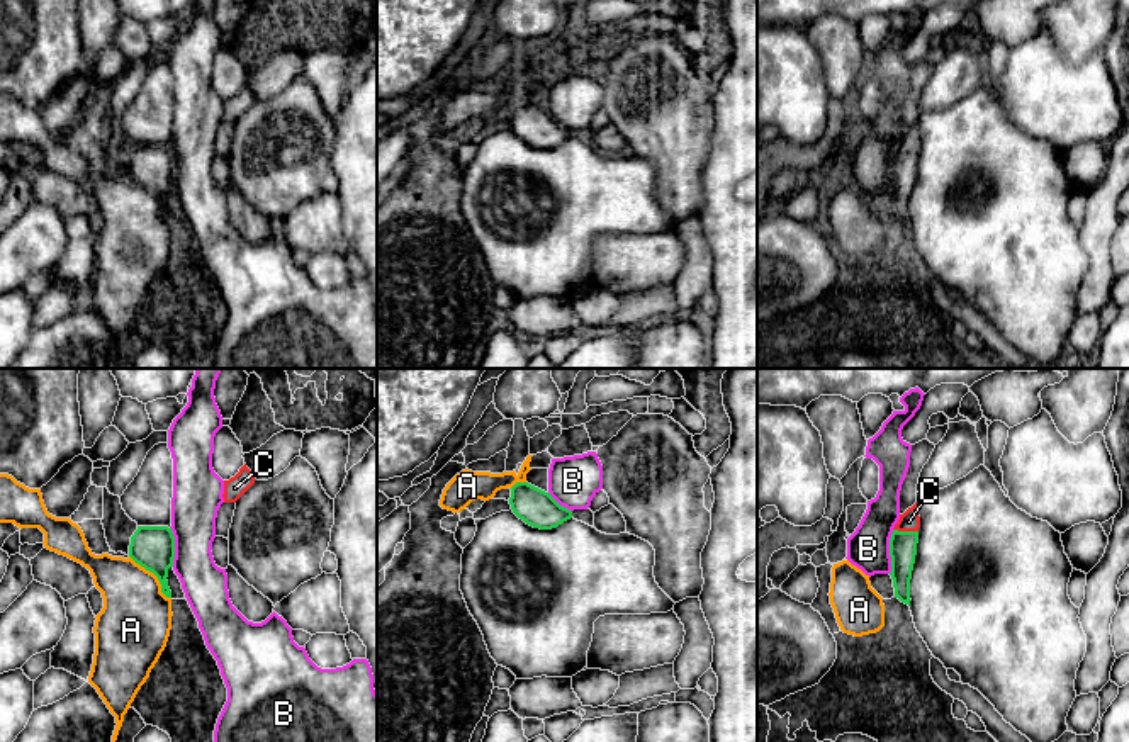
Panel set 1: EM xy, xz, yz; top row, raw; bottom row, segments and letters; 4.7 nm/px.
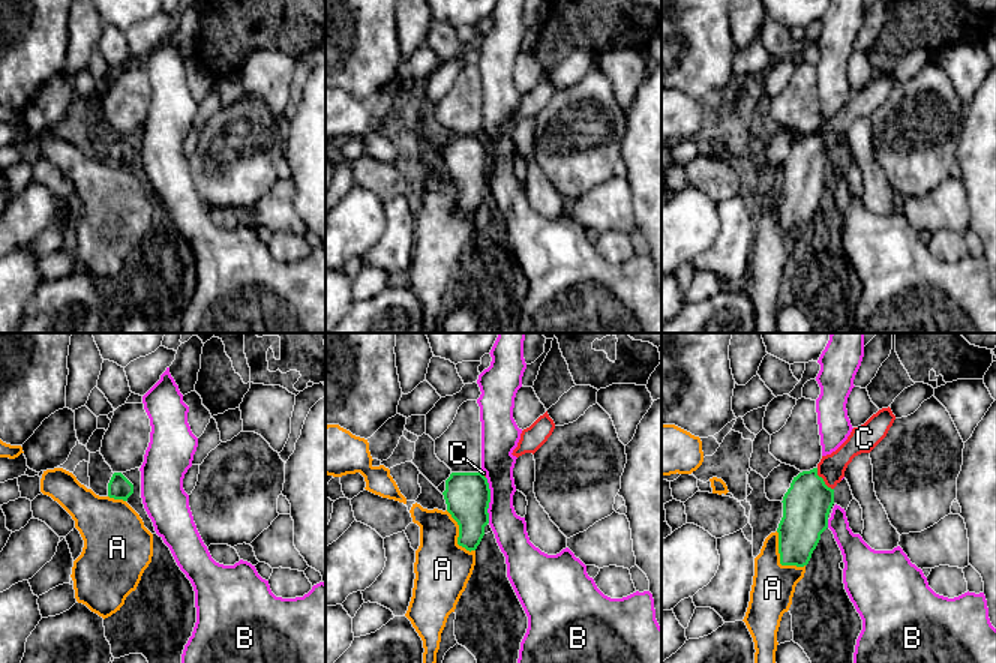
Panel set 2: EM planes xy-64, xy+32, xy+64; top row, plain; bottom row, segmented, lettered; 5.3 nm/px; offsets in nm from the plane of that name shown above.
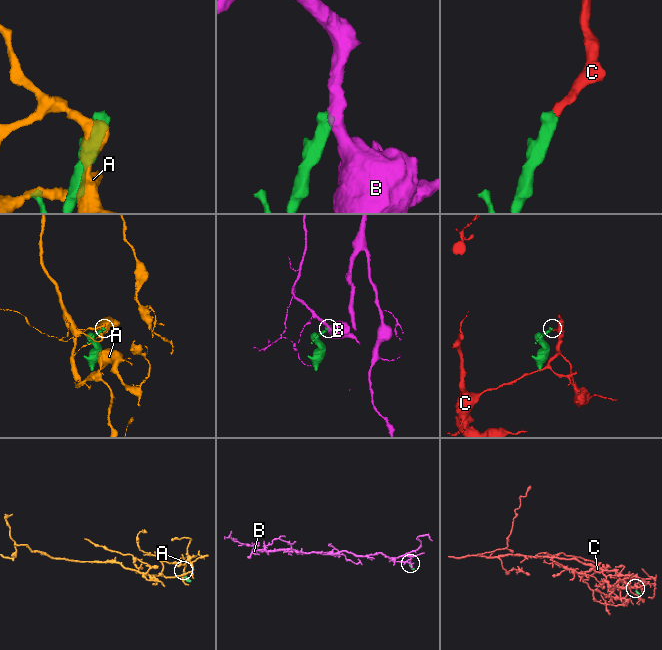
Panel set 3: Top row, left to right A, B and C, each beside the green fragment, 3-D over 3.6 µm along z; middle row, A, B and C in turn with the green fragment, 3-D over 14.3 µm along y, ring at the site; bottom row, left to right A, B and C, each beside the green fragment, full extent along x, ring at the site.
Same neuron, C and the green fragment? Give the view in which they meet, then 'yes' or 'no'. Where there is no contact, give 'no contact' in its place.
meets green in yz; yes

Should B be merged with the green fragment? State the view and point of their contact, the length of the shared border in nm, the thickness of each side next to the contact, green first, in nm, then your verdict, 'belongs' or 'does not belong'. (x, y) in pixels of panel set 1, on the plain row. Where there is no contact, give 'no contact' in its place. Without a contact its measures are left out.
yz (890, 172) | 200 nm | 130/200 nm | does not belong

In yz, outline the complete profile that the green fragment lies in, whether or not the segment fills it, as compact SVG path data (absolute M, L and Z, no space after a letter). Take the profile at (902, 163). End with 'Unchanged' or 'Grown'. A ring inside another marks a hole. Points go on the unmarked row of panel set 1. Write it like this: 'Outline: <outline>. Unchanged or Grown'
Outline: M917 122L900 134L890 158L895 217L910 226L910 199L917 175L920 136Z. Grown

